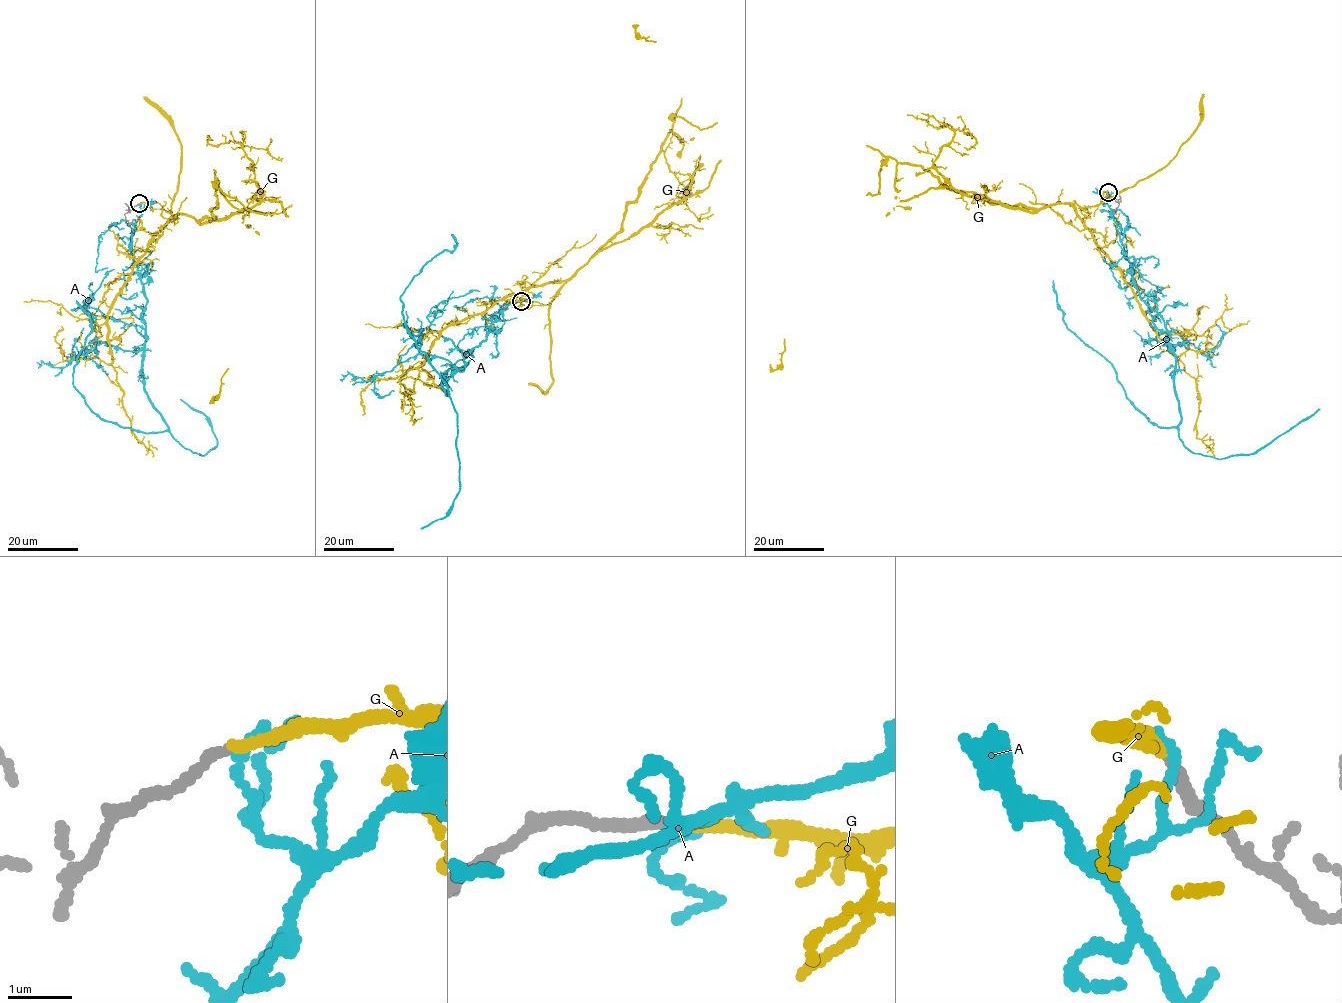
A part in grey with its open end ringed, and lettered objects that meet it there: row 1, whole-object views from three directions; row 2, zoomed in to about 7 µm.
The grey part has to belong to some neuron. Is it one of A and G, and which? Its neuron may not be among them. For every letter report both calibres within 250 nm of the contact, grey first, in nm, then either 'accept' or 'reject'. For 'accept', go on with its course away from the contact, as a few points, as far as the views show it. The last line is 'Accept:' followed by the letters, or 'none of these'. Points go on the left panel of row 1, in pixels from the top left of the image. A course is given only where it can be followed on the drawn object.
A: 160/180 nm | reject
G: 160/170 nm | accept | via (139, 203), (157, 202), (175, 217), (212, 218), (216, 184), (259, 234), (220, 393), (213, 401), (213, 396)
Accept: G

